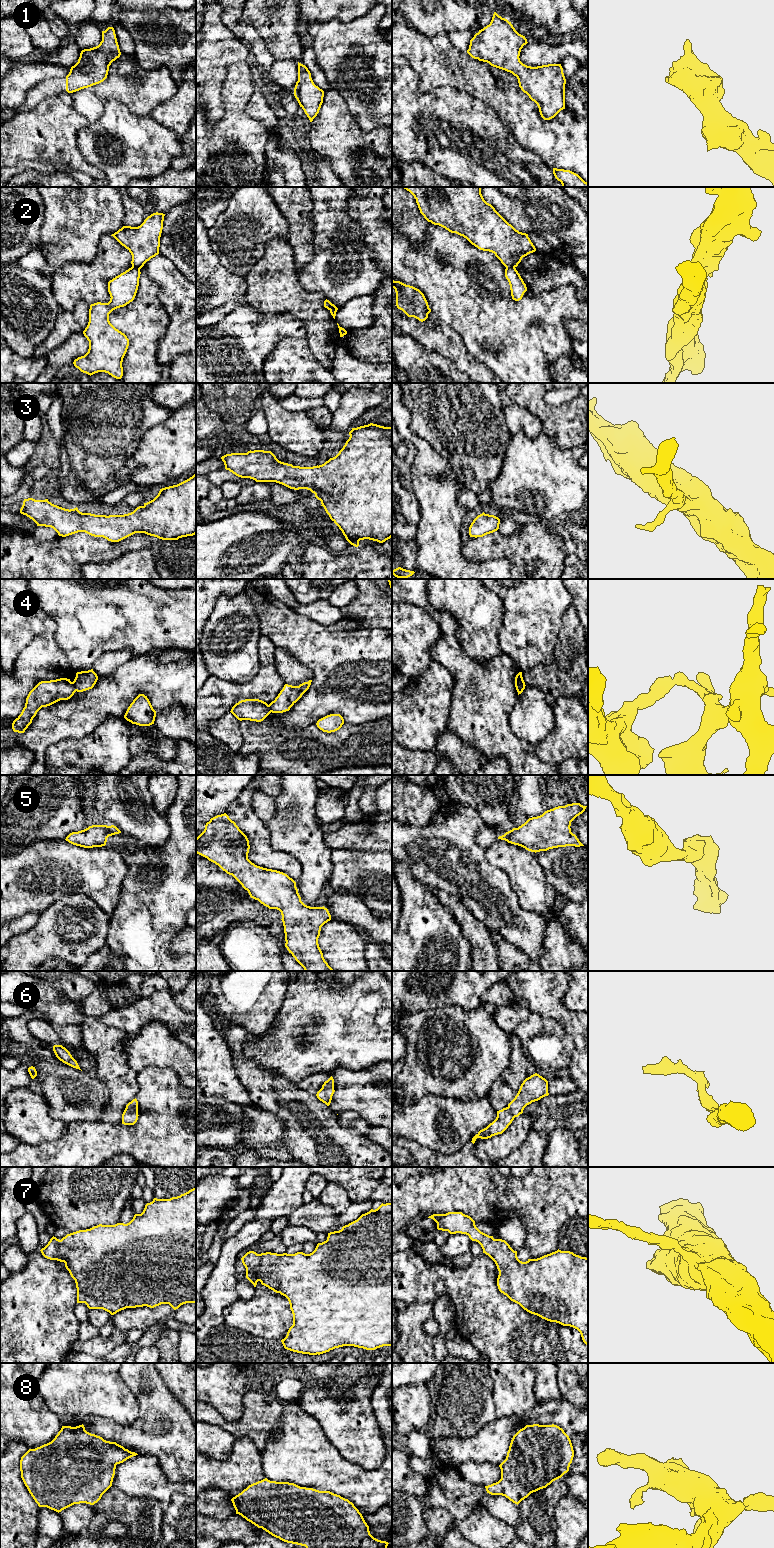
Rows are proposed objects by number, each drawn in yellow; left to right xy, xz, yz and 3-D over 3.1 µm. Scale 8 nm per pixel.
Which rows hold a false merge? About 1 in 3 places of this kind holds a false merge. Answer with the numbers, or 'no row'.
2, 4

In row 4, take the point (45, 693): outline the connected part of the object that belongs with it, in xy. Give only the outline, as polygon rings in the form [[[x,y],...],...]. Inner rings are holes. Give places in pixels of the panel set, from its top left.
[[[67,678],[39,682],[29,692],[25,707],[13,721],[13,731],[24,733],[42,707],[50,706],[60,700],[68,700],[75,692],[74,684]]]

